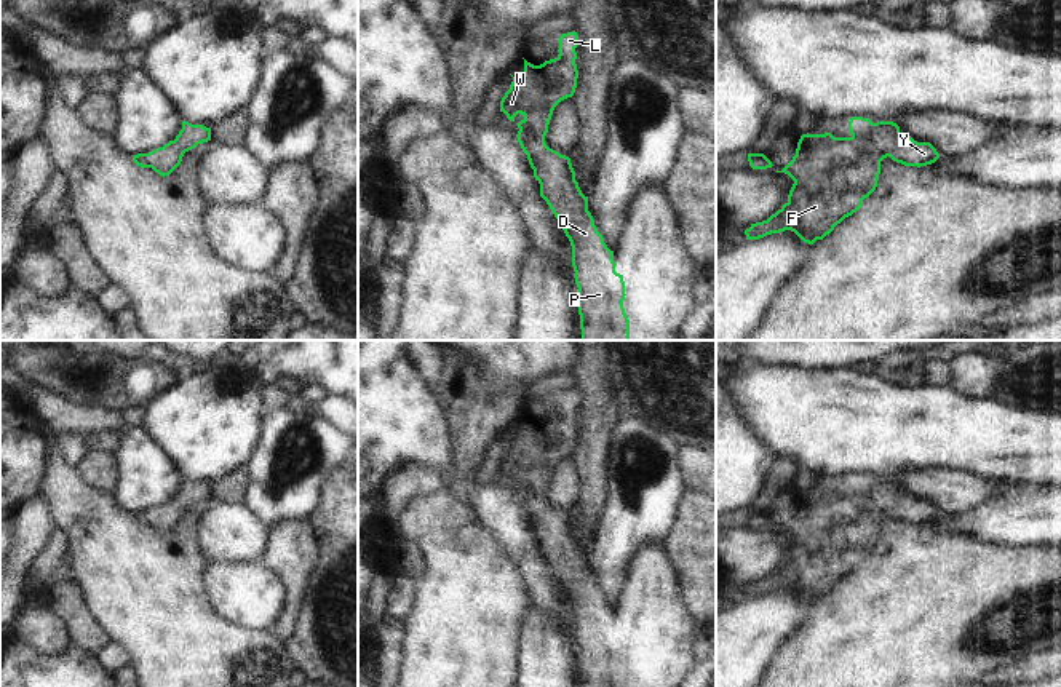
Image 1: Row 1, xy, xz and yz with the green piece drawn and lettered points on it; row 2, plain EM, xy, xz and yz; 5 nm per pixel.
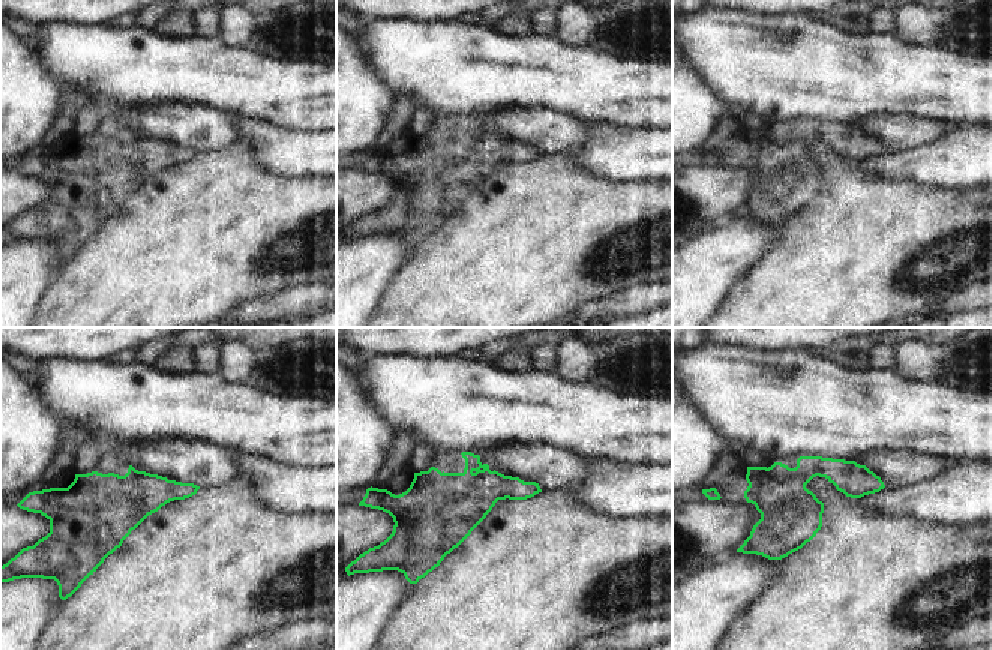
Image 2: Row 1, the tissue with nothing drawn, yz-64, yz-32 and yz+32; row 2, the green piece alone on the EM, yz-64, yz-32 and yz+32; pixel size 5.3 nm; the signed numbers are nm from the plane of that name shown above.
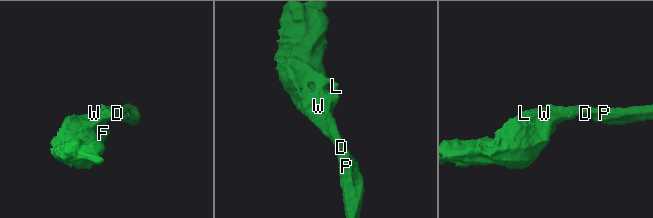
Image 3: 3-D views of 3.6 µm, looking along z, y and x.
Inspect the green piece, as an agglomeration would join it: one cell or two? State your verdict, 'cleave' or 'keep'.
keep

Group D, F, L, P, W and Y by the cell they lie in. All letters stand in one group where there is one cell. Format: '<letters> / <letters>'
D F L P W Y

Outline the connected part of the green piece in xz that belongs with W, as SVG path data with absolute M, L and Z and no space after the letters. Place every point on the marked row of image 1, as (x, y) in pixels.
M575 30L562 34L559 37L559 54L540 66L534 66L524 59L524 75L521 78L513 77L510 89L500 101L500 112L503 112L510 121L515 121L518 113L524 117L516 123L519 128L516 134L518 142L527 155L535 181L540 184L540 197L546 201L570 241L574 278L578 288L577 304L582 340L631 340L630 320L623 308L626 296L625 281L623 275L615 272L614 251L606 246L602 235L594 225L594 219L588 211L588 197L582 193L575 181L570 158L545 144L554 107L561 101L572 97L577 88L577 38Z

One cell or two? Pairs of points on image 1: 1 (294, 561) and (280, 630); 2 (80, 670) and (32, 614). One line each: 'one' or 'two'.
1: one
2: two

